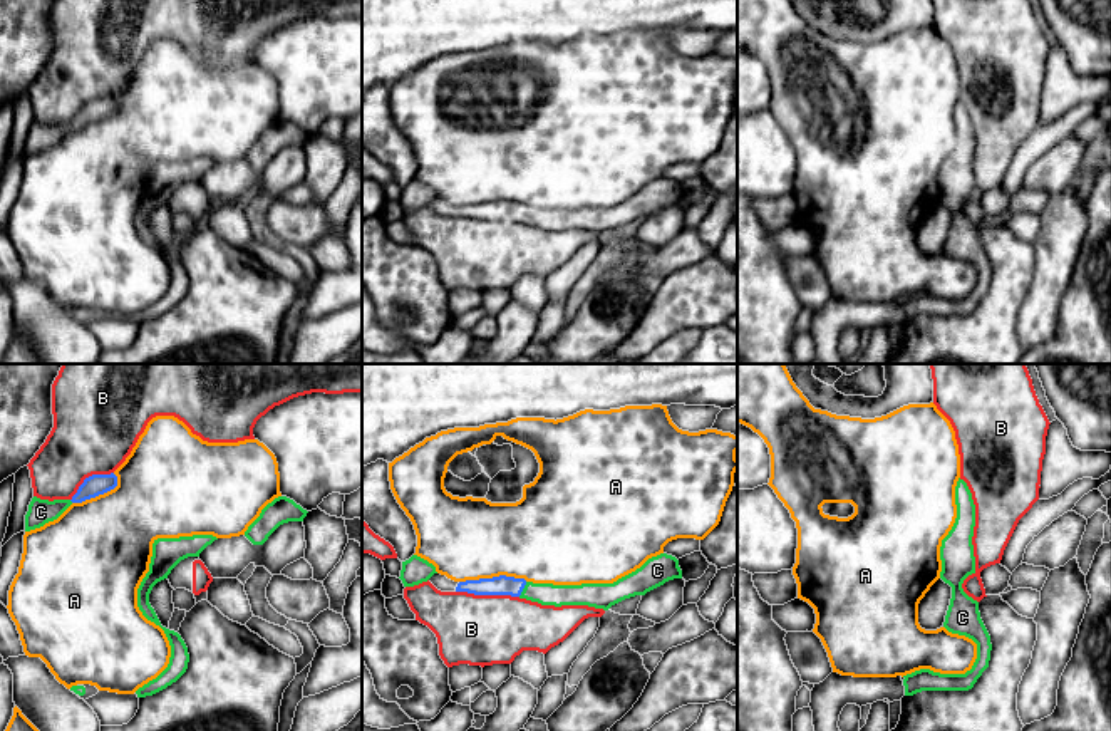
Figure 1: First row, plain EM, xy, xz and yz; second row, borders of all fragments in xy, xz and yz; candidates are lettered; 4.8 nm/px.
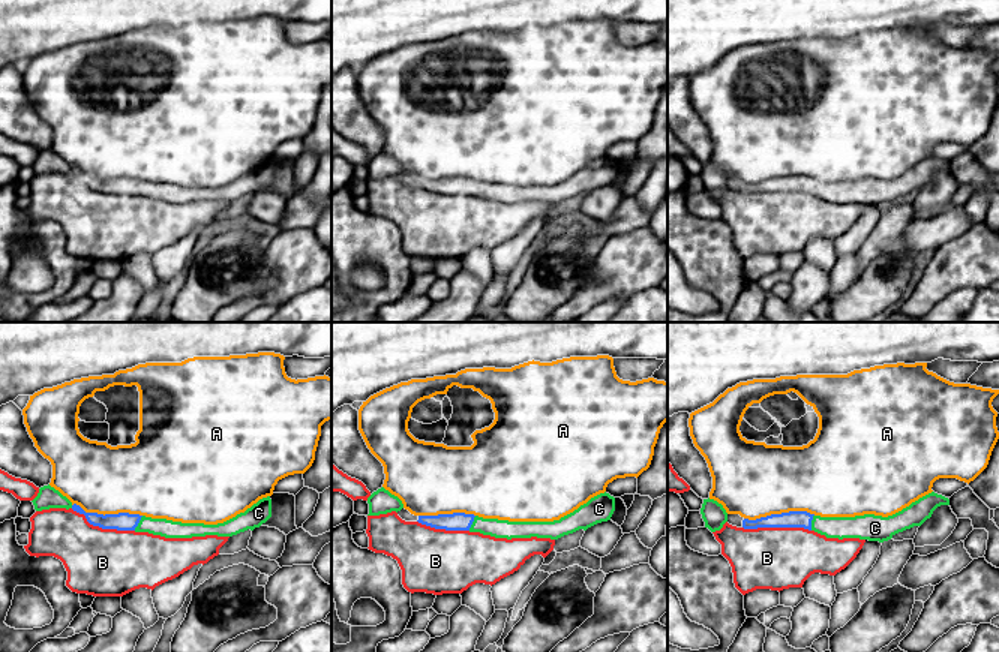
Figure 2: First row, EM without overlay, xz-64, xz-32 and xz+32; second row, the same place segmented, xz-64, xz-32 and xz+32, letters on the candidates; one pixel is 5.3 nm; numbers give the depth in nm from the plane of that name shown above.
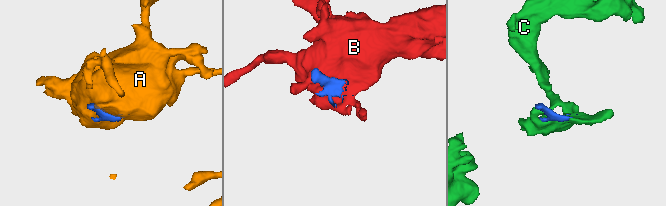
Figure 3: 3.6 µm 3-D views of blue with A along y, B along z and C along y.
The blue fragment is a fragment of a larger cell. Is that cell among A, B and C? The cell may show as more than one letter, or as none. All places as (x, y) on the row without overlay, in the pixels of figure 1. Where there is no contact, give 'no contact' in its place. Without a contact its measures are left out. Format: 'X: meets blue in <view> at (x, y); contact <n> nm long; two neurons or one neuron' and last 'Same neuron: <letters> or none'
A: meets blue in xz at (493, 202); contact 320 nm long; two neurons
B: meets blue in xz at (488, 218); contact 300 nm long; two neurons
C: meets blue in xz at (523, 212); contact 80 nm long; one neuron
Same neuron: C

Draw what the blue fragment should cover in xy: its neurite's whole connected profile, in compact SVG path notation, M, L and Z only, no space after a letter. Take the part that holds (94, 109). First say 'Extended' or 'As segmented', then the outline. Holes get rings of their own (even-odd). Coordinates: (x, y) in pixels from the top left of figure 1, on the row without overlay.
As segmented. M92 99L84 104L77 117L72 121L72 127L82 127L85 124L104 119L117 111L117 101L111 99Z

